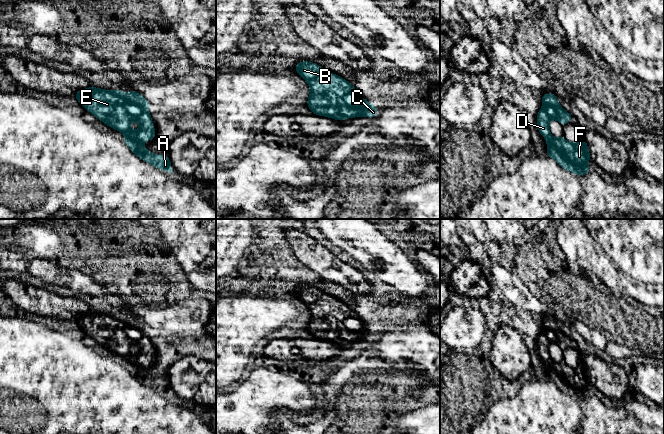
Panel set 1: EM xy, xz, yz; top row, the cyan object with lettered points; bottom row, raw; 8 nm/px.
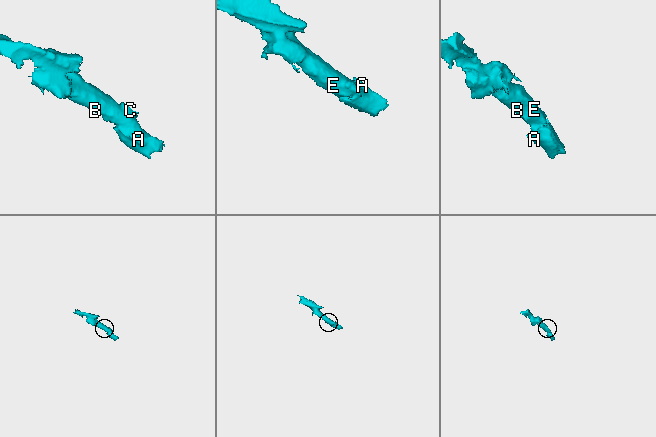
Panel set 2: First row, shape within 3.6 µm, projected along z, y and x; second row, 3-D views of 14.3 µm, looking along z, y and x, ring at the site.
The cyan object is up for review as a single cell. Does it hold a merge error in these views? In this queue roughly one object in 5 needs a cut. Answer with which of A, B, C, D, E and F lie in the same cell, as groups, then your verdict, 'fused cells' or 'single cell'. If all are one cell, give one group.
A B C D E F | single cell

